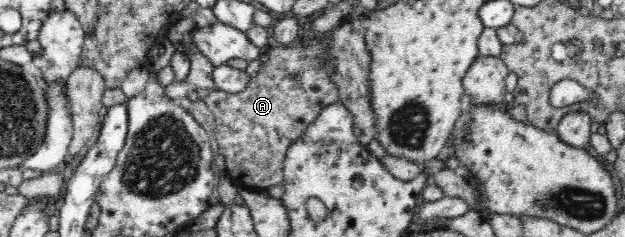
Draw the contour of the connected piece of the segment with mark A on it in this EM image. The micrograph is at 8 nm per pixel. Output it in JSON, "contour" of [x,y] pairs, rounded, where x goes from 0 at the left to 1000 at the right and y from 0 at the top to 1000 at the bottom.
{"contour":[[[509,148],[493,177],[482,177],[474,203],[448,194],[434,211],[422,249],[421,291],[398,338],[395,367],[382,392],[362,384],[334,384],[323,397],[323,418],[342,477],[344,574],[349,646],[362,671],[363,747],[378,789],[400,802],[427,802],[430,789],[448,781],[454,764],[454,684],[462,620],[486,565],[493,523],[499,523],[509,481],[526,439],[538,435],[541,376],[528,333],[531,291],[512,291],[515,236],[525,207],[512,190],[515,152]]]}

